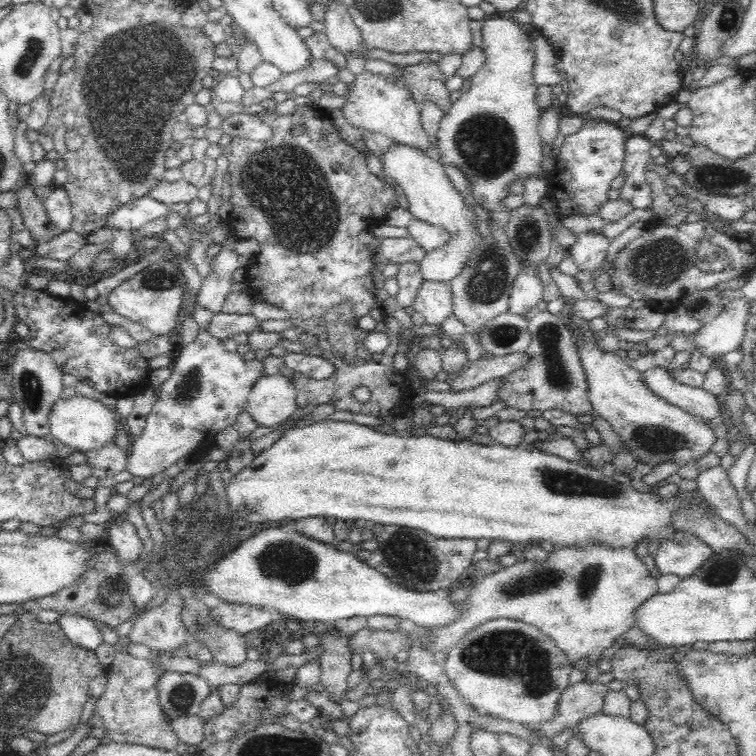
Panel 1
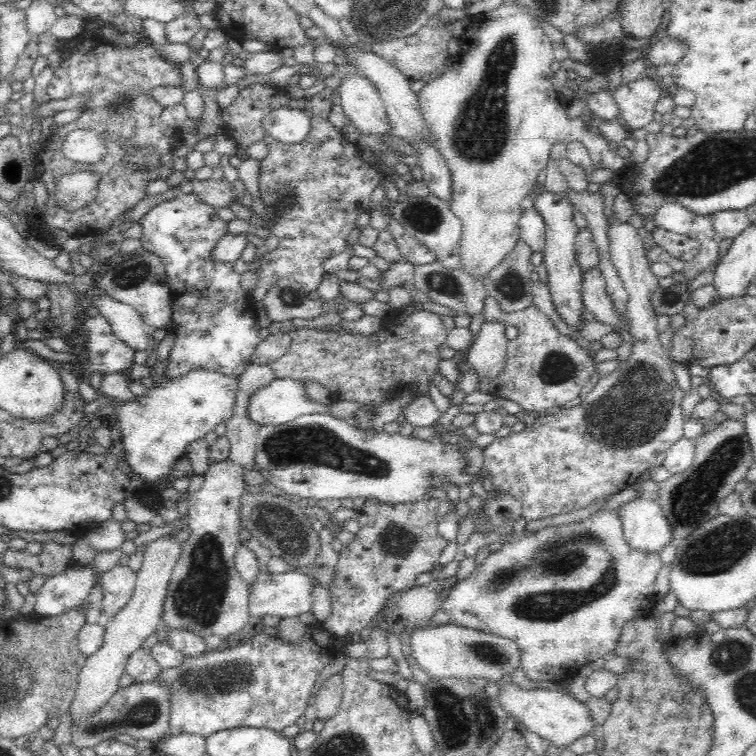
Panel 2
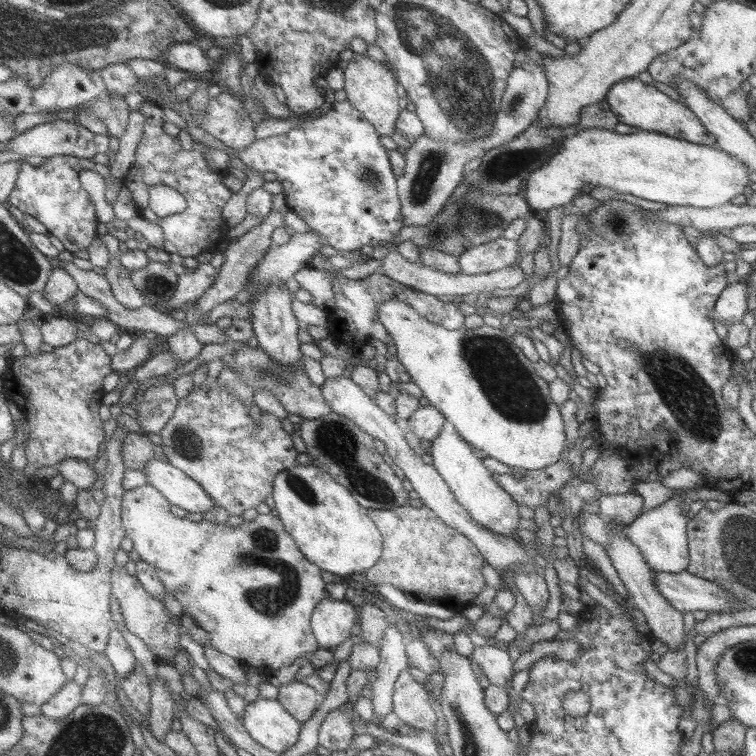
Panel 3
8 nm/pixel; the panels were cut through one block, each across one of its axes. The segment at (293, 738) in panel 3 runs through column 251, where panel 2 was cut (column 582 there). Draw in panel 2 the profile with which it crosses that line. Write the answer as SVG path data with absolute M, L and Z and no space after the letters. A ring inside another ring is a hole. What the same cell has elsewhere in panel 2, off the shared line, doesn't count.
M501 681L499 686L501 689L499 702L509 714L509 718L516 717L522 721L528 730L548 740L549 747L562 751L571 748L580 738L586 738L590 734L598 735L601 732L602 725L592 717L588 705L571 694L558 689L539 688L536 691L524 691L512 681Z

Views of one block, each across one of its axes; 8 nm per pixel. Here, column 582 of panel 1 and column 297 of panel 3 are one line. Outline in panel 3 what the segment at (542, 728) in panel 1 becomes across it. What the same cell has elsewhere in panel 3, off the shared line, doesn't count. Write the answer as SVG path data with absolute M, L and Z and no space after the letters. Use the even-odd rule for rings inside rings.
M291 680L278 687L276 700L302 723L315 712L323 696L305 683Z

